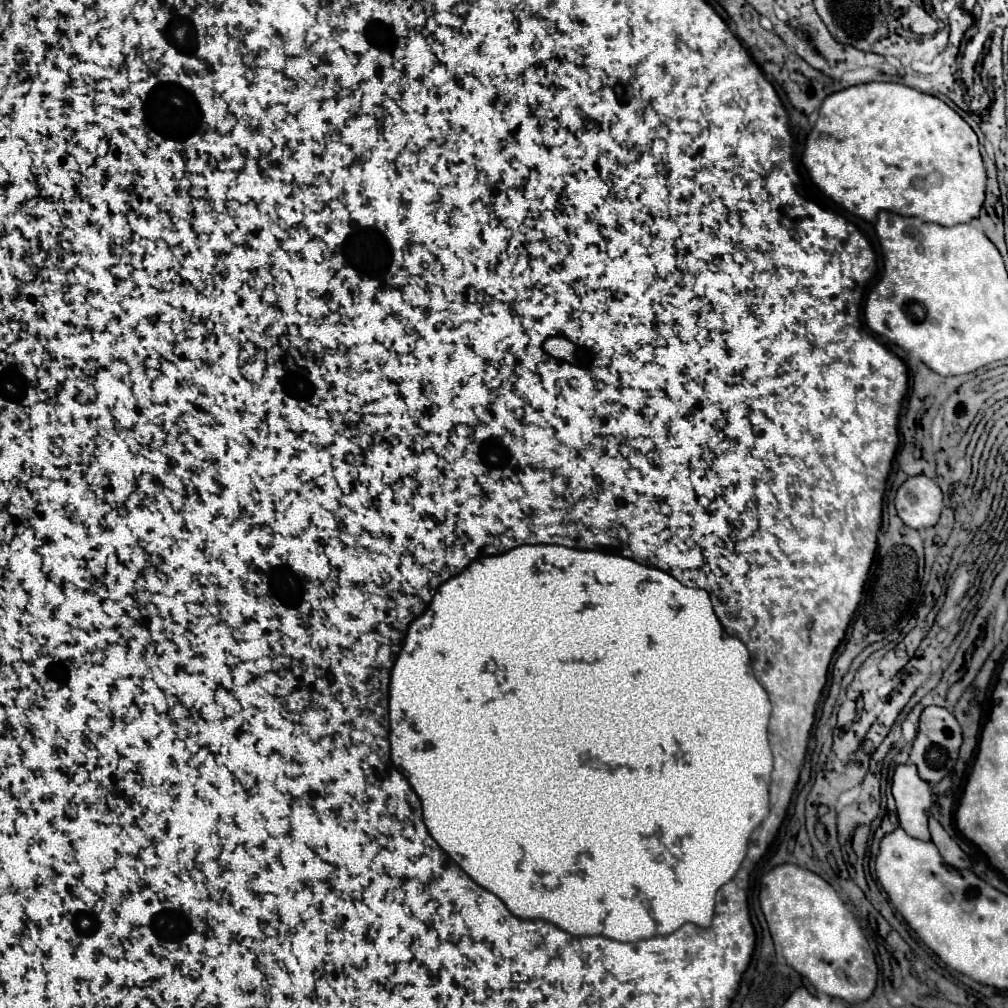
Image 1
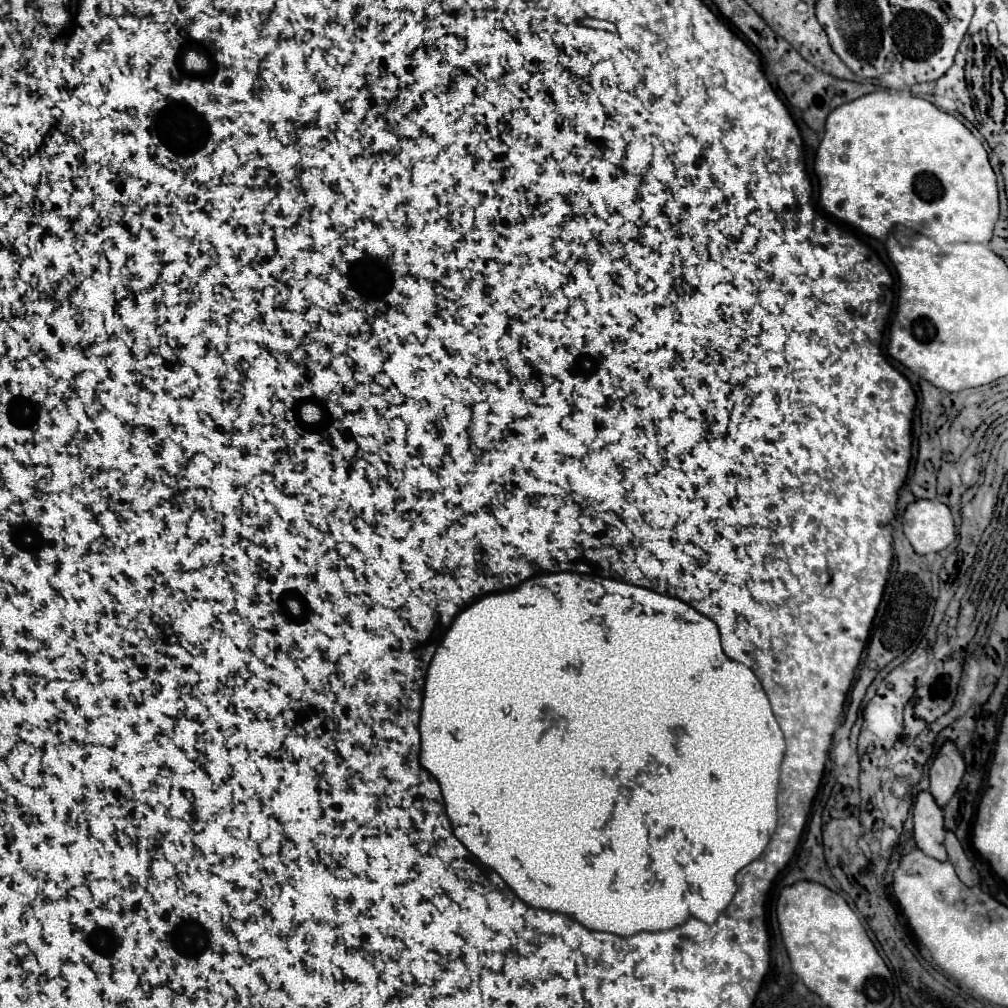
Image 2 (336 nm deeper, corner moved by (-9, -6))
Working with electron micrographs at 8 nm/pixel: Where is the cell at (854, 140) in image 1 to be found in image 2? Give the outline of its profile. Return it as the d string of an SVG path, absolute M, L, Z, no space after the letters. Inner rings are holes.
M875 91L875 93L867 93L859 99L853 99L849 103L839 105L837 109L833 109L833 113L829 113L829 117L827 117L825 135L817 149L815 173L819 179L819 187L821 187L821 195L819 195L821 207L836 219L861 229L865 235L879 239L879 241L887 239L887 233L893 225L905 225L905 227L933 239L935 243L987 243L993 235L993 225L999 219L997 177L989 165L985 147L957 117L953 117L945 111L939 111L933 103L929 103L927 99L923 99L919 95L895 93L895 91Z

